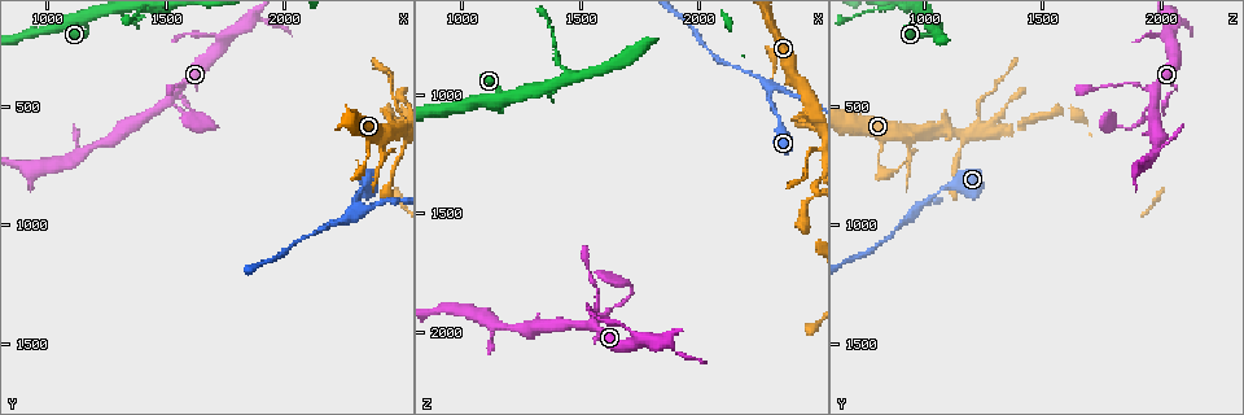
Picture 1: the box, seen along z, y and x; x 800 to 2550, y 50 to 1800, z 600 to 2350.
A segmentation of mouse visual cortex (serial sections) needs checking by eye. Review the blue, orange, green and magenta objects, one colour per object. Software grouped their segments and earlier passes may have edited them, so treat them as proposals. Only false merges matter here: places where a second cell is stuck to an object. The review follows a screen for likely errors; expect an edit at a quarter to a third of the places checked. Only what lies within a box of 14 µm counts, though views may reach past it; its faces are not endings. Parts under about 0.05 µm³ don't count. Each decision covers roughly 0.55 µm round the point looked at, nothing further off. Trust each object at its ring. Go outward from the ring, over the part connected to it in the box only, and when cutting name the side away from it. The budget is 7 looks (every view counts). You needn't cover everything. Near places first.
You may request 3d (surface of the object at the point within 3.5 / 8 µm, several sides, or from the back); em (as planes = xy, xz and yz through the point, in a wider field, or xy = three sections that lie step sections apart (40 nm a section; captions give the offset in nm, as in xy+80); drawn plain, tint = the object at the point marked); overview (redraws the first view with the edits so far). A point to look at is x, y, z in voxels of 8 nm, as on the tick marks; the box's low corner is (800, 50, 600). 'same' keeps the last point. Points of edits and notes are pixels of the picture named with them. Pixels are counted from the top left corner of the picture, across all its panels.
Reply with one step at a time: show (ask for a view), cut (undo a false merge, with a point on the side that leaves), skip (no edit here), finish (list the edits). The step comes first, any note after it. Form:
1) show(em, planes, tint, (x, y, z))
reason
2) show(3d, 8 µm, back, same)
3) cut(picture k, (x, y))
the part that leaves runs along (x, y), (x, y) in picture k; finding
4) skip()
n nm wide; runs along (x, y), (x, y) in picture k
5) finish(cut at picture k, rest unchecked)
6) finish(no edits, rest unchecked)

show(3d, 3.5 µm, (2340, 730, 810))
narrows sharply

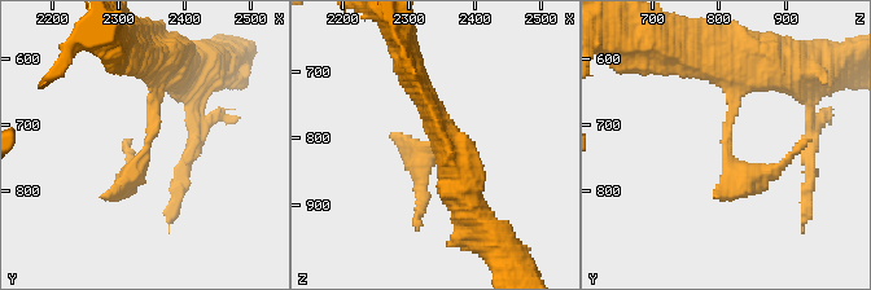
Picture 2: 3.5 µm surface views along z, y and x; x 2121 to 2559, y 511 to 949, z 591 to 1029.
show(em, planes, tint, (2350, 730, 810))
now the EM

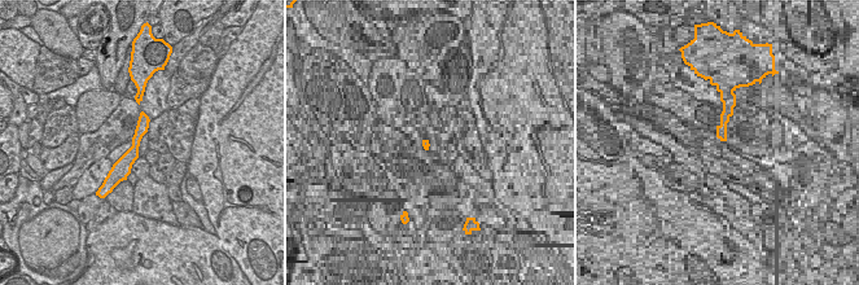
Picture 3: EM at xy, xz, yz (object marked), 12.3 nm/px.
show(em, xy, step 1, tint, same)

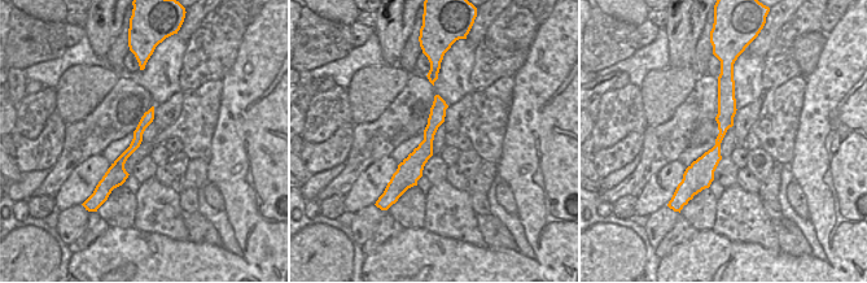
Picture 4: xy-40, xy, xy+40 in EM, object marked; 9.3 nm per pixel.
skip()
runs along (734, 53), (727, 153), (744, 174), (789, 157) in picture 2; all the same cell

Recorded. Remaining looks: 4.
show(3d, 3.5 µm, (2310, 930, 970))
calibre changes

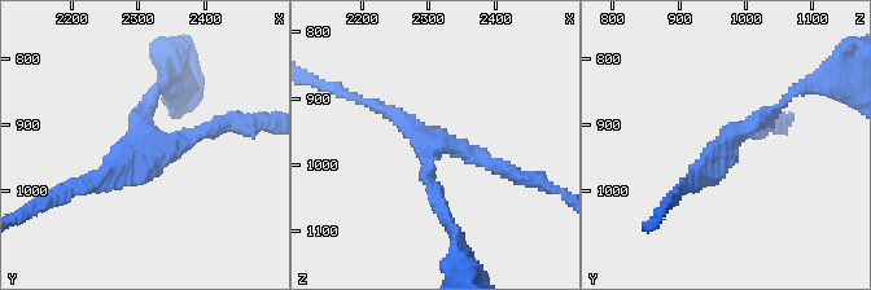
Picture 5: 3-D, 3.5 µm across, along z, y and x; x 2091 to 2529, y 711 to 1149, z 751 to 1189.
show(em, xy, step 3, tint, (2300, 925, 970))
3 arms; arms of 150, 200, 200 nm

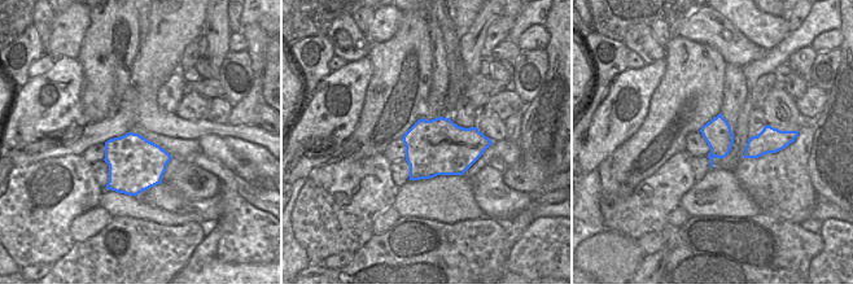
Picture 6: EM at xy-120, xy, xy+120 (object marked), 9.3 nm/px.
skip()
runs along (789, 96), (687, 184) in picture 5; continuous, no second cell

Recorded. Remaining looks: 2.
show(3d, 8 µm, (1520, 480, 1970))

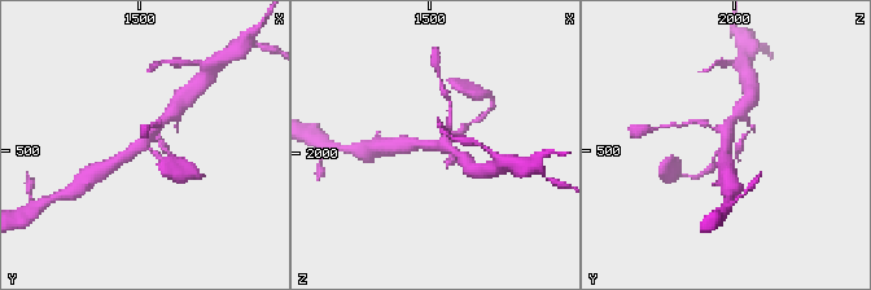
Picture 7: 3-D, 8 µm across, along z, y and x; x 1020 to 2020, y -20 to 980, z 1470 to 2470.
show(3d, 3.5 µm, (1500, 470, 1970))

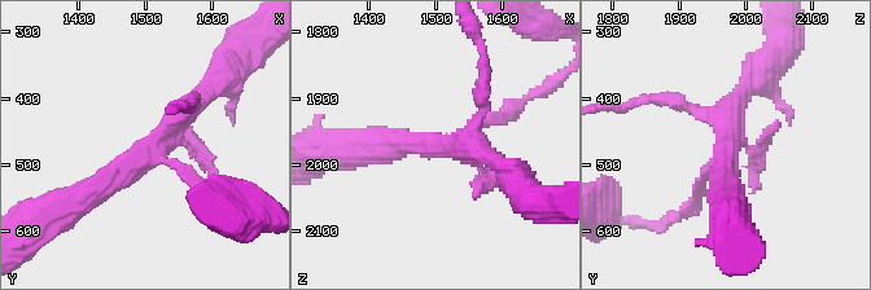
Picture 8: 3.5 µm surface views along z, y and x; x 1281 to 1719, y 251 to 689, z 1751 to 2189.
skip()
runs along (211, 87), (121, 175), (81, 198) in picture 8; one cell here

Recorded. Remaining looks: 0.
finish(no edits, rest unchecked)

